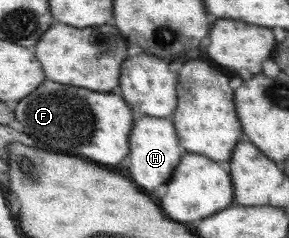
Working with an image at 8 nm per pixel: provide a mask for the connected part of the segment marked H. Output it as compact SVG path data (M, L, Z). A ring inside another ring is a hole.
M138 116L130 134L129 176L133 178L133 182L137 182L137 186L141 186L141 190L153 192L161 184L168 184L185 153L173 121Z

